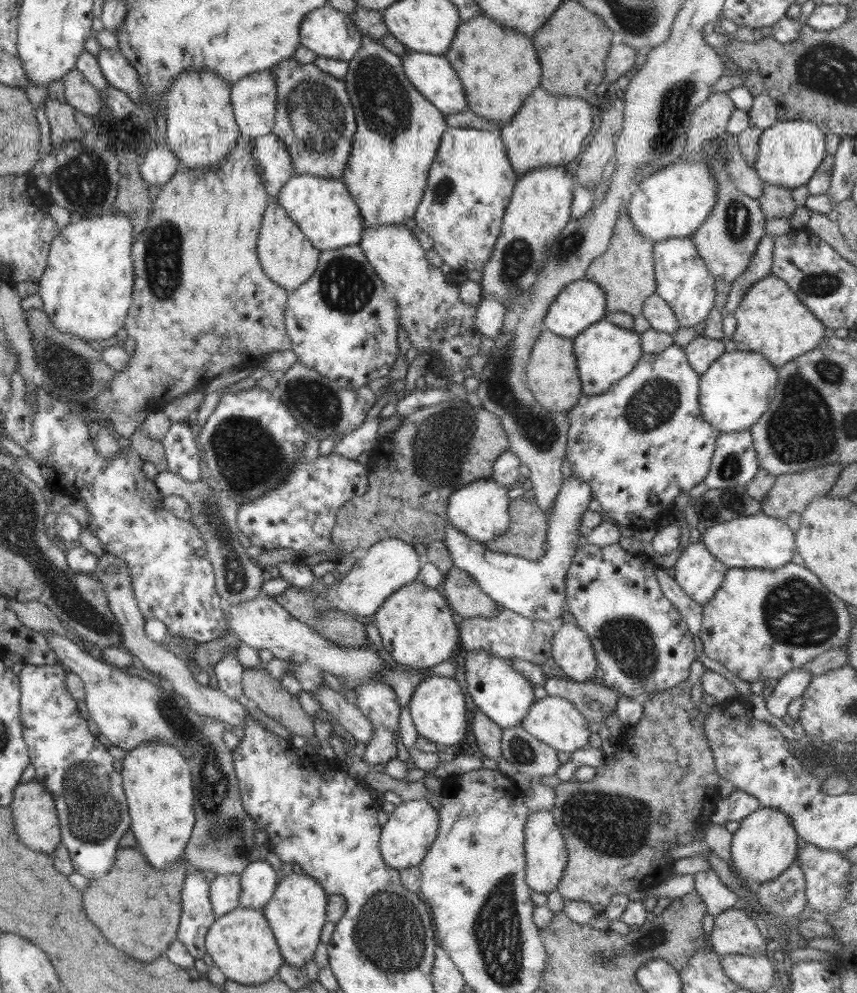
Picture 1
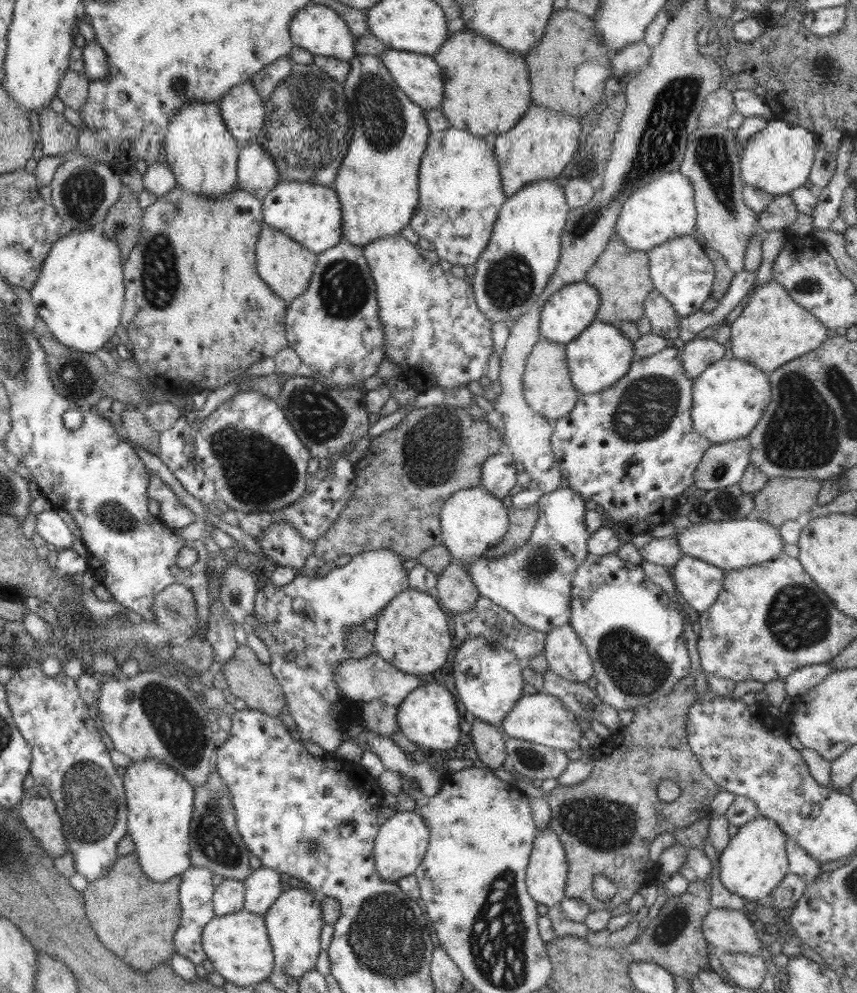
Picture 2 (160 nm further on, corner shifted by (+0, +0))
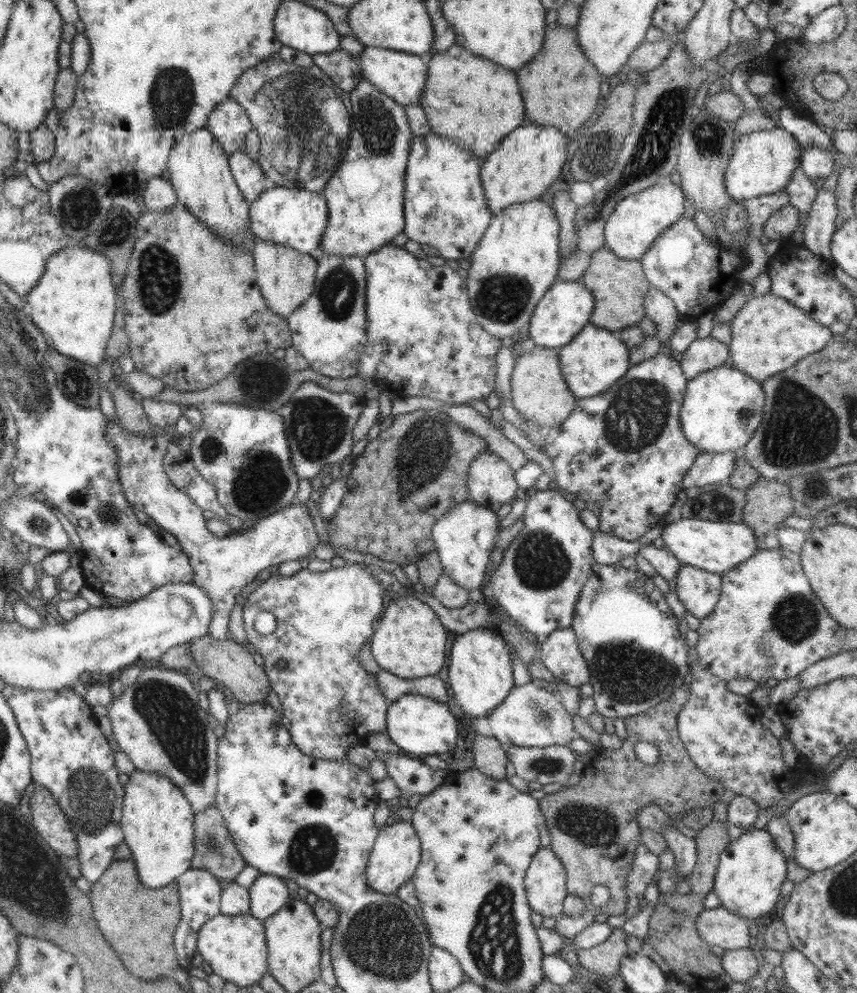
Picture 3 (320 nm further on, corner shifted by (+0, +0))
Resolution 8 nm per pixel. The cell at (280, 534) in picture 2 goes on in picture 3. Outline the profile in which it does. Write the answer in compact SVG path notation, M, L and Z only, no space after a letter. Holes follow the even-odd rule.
M116 418L114 422L107 420L105 433L119 452L117 467L127 501L134 510L148 514L158 527L171 532L178 539L182 553L188 555L188 561L194 570L194 584L208 594L214 606L209 633L216 640L230 638L229 622L233 607L240 596L252 587L259 572L294 560L306 562L306 556L320 544L308 506L297 501L285 510L259 518L241 531L241 534L229 538L214 536L206 528L203 510L188 494L170 482L164 470L163 458L170 443L167 432L154 436L131 433Z

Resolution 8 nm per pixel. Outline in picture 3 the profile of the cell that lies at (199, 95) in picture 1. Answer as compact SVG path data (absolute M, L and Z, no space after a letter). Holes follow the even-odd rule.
M208 127L193 130L177 138L167 162L170 183L175 191L177 202L183 204L200 222L214 234L229 242L241 242L252 250L255 235L249 228L249 203L244 200L229 165L229 155L217 143Z

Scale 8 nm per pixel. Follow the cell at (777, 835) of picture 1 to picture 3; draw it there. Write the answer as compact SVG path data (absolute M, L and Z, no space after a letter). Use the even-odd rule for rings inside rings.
M765 828L747 829L719 856L713 891L720 900L720 907L750 921L768 914L781 897L786 880L786 862L786 856Z

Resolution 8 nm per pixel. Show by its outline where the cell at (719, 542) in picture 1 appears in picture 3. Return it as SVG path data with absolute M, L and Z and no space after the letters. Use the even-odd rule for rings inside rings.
M682 518L667 523L662 532L666 549L670 550L681 565L691 565L713 574L722 574L743 564L762 548L754 531L740 522L712 522L710 520Z

